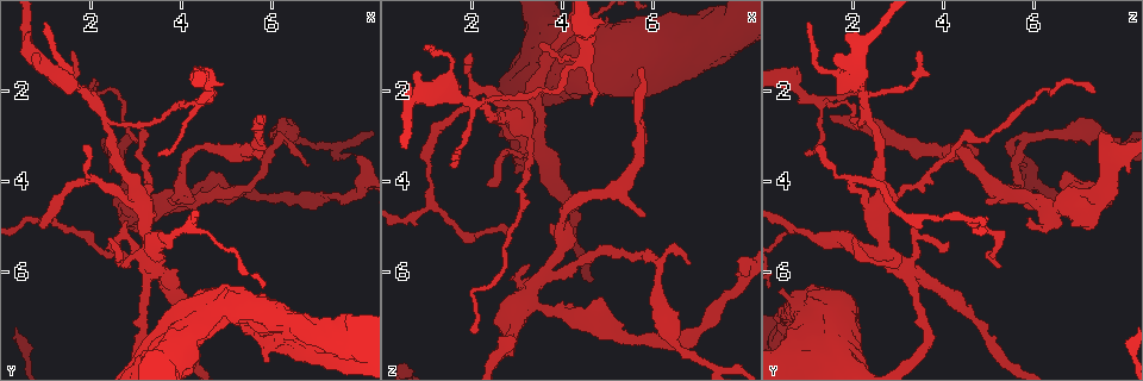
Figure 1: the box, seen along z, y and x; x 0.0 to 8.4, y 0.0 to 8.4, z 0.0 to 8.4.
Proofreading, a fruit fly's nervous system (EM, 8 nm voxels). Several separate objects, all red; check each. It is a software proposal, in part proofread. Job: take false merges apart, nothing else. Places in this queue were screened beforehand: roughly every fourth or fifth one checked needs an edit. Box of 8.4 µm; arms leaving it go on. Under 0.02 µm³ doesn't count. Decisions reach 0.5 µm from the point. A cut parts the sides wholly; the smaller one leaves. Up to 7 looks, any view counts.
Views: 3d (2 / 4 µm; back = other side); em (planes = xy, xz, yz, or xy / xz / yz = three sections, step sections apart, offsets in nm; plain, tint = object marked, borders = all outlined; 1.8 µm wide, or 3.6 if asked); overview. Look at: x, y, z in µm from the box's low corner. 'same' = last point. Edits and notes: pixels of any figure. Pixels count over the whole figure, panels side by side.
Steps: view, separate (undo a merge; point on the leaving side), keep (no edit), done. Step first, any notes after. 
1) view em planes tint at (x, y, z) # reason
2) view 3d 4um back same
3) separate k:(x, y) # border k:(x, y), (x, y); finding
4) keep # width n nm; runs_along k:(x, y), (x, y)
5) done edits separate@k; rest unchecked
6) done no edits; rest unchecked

view 3d 2um at (3.40, 5.90, 3.15) # abrupt turn

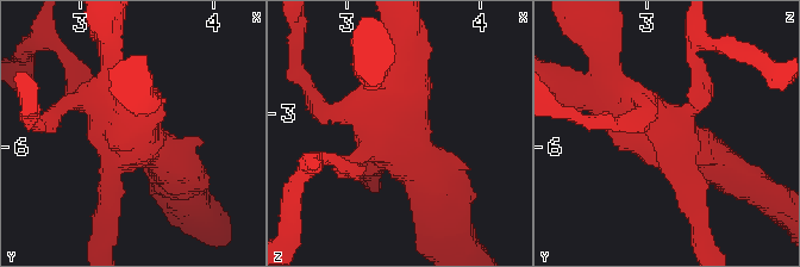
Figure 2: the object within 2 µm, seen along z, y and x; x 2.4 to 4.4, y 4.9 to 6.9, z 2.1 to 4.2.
view em planes tint at (3.38, 5.92, 3.12)

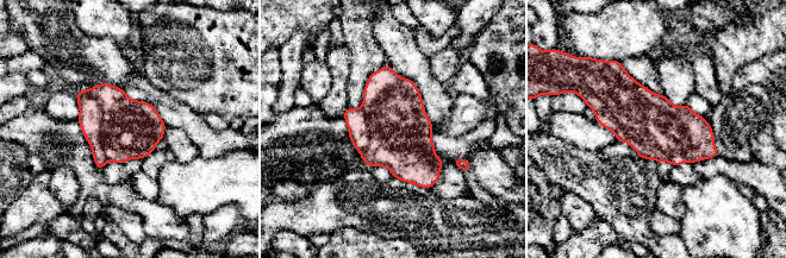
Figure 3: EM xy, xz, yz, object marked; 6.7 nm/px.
separate 3:(130, 130) # width 400 nm; border 3:(91, 90), (101, 109), (107, 159); two cells meet here

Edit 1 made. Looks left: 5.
view overview # see it whole again

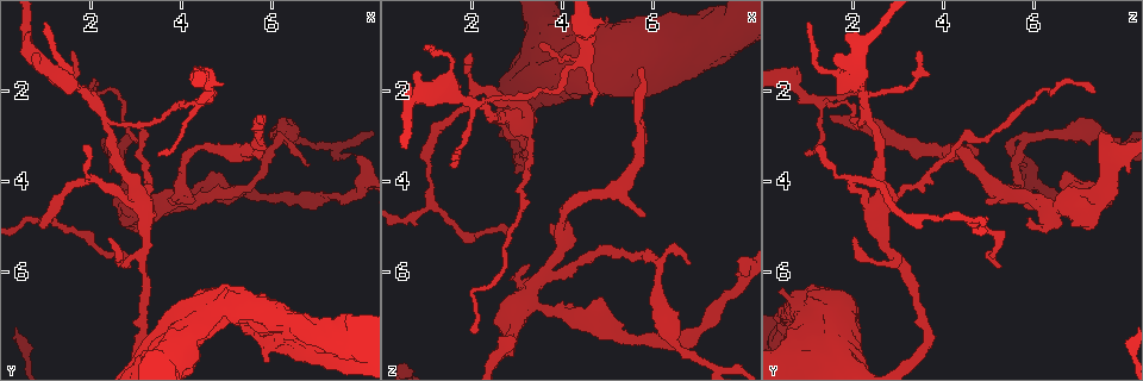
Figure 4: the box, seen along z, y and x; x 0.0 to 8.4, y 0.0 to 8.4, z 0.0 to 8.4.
view 3d 2um at (3.80, 4.45, 5.85) # a narrow waist

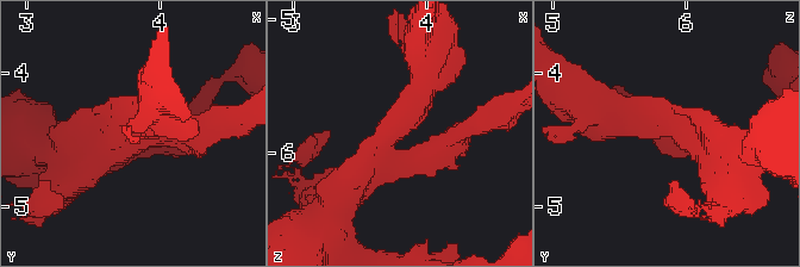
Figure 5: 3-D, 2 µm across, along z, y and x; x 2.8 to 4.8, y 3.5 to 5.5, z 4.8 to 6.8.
view em yz step 4 tint at (3.82, 4.44, 5.84) # arms 3; arm_widths 200, 280, 320 nm

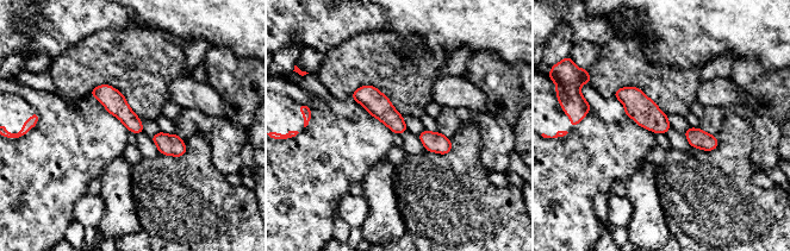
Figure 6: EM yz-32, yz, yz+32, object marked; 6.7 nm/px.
view em xz step 8 tint same

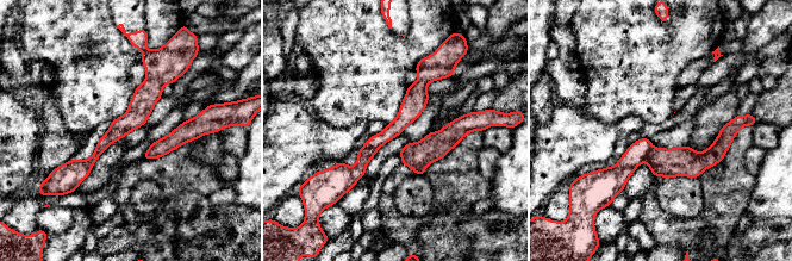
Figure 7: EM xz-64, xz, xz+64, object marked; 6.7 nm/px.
separate 7:(681, 161) # width 60 nm; border 7:(653, 148), (642, 160); two cells meet here

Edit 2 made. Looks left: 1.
done edits separate@3, separate@7; rest unchecked

